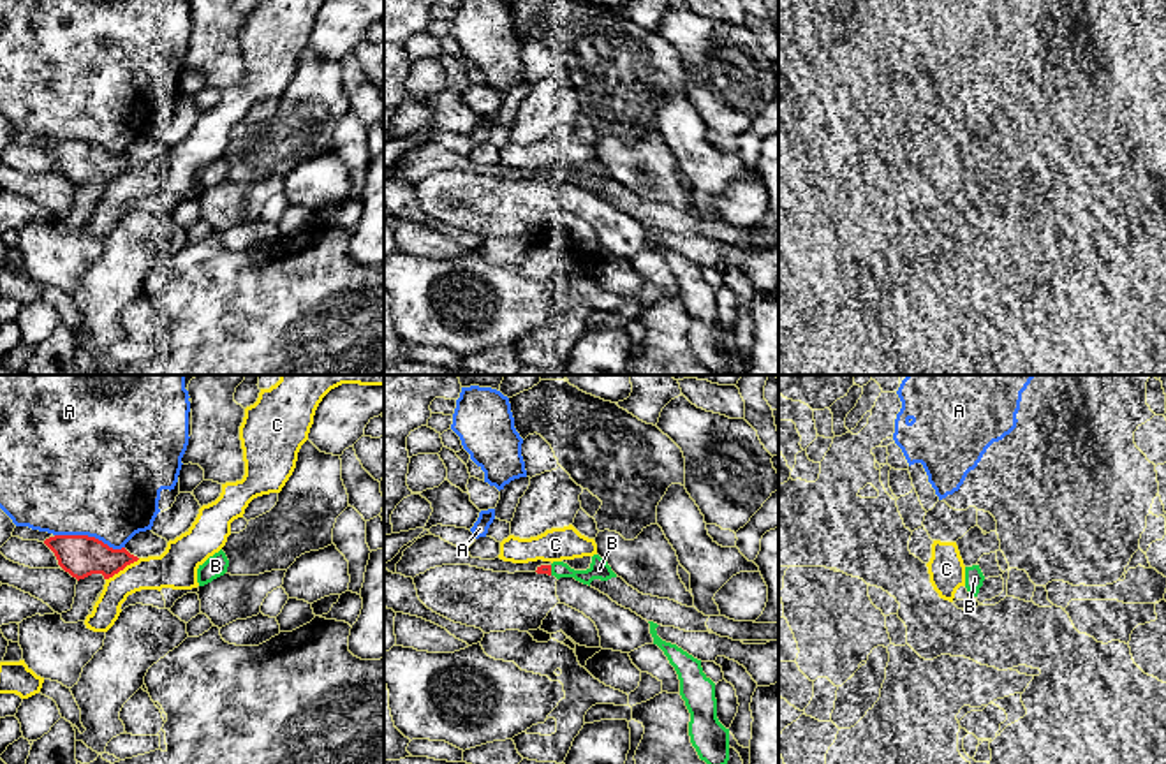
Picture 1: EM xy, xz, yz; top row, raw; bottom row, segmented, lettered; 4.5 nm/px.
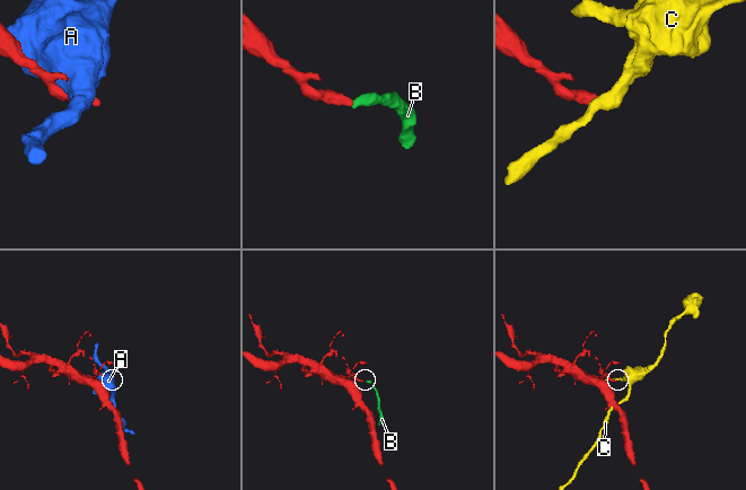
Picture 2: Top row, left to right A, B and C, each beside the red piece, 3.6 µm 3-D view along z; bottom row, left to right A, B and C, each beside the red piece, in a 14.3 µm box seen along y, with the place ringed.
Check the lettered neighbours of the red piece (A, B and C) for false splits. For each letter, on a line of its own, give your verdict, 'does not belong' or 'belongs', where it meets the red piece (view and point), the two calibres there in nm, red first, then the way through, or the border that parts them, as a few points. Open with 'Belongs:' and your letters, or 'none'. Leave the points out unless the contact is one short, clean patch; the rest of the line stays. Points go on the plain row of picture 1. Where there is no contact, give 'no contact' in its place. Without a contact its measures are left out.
Belongs: B
A: does not belong | xy (90, 143) | 190/480 nm
B: belongs | xz (550, 176) | 50/90 nm
C: does not belong | xy (122, 175) | 190/190 nm | along xy (140, 164), (106, 185)

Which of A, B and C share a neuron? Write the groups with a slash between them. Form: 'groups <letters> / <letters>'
groups A / B / C

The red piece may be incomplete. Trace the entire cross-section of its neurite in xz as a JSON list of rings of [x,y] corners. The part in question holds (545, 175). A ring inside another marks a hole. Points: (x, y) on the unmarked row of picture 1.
[[[599,160],[592,162],[592,169],[587,176],[574,176],[564,167],[553,167],[551,171],[537,173],[535,178],[555,181],[557,185],[574,183],[576,187],[588,190],[588,192],[594,185],[608,187],[611,183],[616,183],[616,180],[611,176],[608,167],[604,164],[601,164]]]

